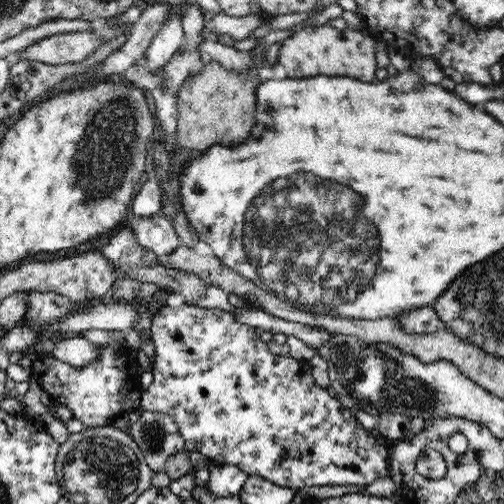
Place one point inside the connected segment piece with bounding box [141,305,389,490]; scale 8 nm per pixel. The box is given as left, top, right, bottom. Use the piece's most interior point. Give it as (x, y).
(235, 402)

